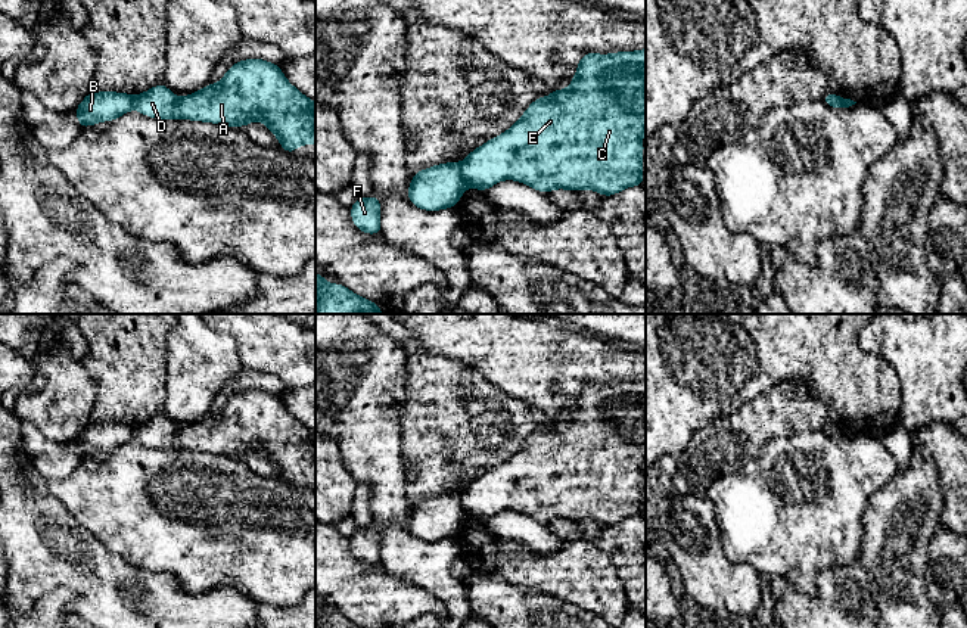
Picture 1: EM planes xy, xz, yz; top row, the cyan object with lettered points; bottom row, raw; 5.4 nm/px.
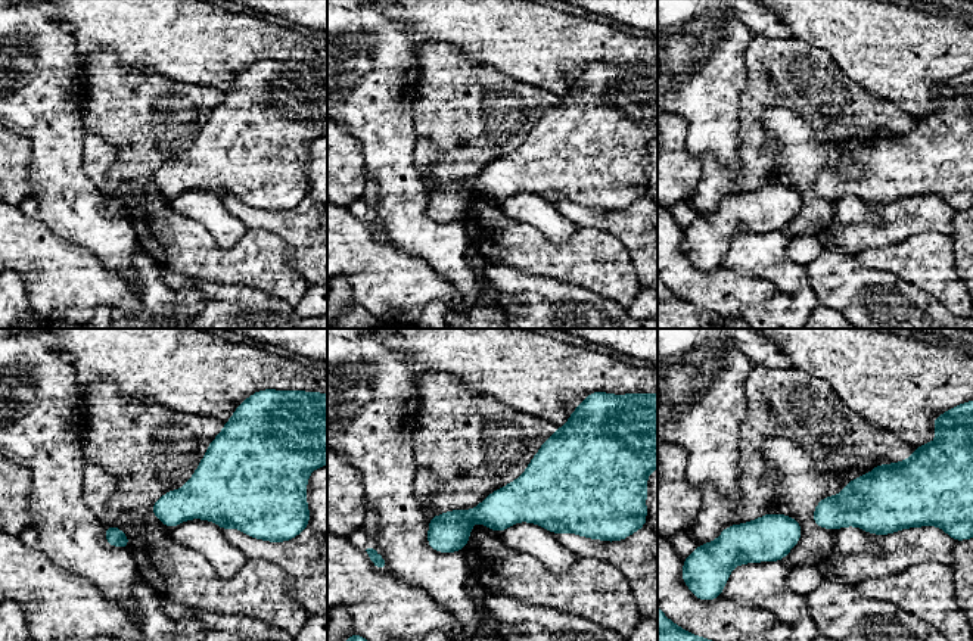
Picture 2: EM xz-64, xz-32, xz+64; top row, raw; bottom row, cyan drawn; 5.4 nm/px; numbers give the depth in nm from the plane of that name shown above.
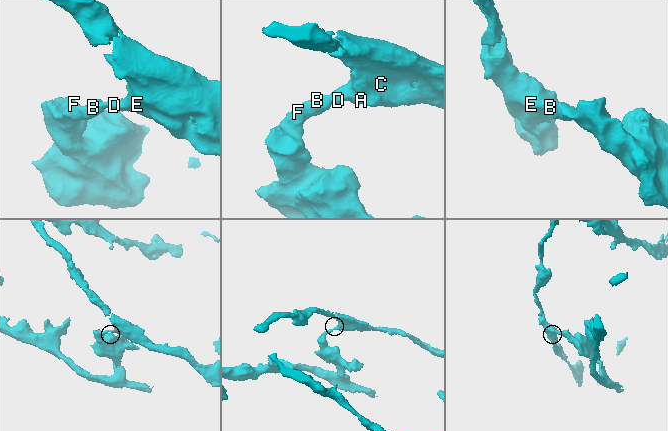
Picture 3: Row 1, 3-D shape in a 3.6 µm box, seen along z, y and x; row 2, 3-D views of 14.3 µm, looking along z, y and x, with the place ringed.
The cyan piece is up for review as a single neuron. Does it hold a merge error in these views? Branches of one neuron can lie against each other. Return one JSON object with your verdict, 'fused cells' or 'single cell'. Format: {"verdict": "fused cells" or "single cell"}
{"verdict": "fused cells"}

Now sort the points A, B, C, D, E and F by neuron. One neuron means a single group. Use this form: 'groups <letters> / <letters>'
groups A C D E / B F

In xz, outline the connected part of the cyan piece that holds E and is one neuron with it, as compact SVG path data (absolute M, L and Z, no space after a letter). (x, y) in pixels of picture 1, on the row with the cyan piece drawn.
M646 49L597 55L587 52L576 66L572 84L554 90L548 97L534 100L510 130L472 150L460 162L467 186L485 192L506 178L522 181L541 193L553 189L591 189L603 196L613 196L631 186L644 186L641 158L646 130Z

